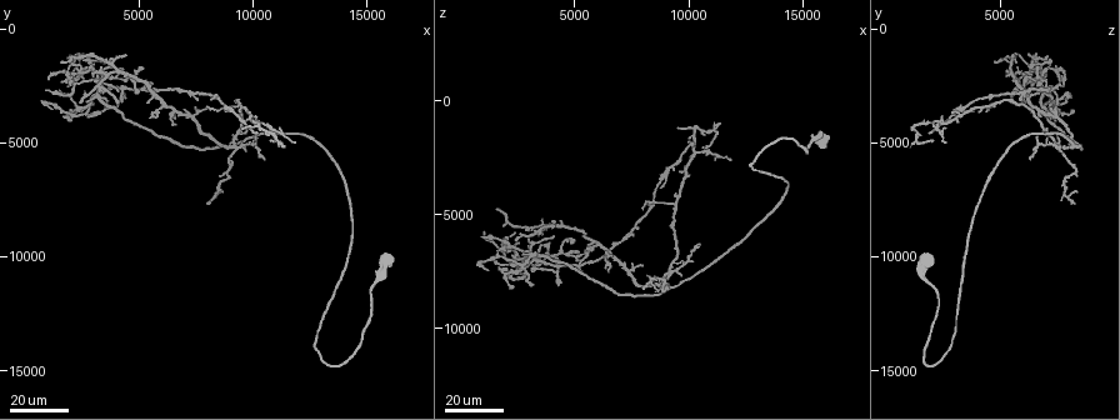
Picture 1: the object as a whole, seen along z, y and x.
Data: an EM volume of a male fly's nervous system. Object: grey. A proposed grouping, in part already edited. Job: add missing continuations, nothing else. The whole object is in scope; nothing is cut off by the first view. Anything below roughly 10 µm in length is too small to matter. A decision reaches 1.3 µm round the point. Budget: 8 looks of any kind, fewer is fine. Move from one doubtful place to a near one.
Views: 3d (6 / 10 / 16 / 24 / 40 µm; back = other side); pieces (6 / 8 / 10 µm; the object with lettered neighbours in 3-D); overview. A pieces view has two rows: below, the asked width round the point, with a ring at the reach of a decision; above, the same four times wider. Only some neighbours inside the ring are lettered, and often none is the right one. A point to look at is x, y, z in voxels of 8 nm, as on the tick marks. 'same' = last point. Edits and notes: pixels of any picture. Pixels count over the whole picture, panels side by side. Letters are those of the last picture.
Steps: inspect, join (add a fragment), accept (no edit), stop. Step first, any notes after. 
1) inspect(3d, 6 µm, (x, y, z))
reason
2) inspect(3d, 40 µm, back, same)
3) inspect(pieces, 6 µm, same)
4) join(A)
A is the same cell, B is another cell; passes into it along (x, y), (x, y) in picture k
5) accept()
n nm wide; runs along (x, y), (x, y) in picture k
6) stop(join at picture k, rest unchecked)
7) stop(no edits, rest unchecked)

inspect(3d, 16 µm, (10800, 4800, 2100))
an open end

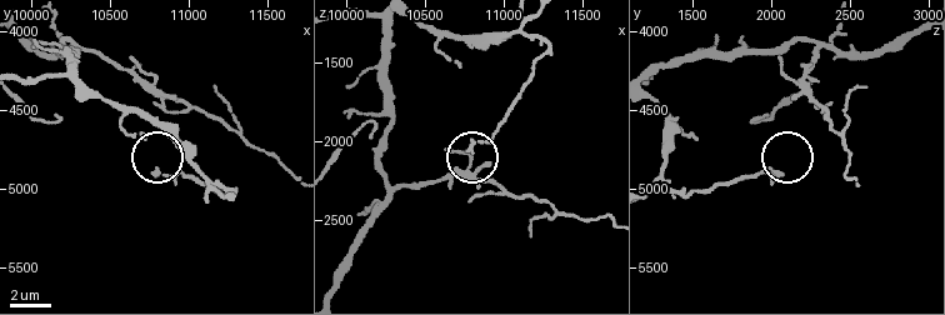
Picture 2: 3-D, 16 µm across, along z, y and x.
inspect(pieces, 8 µm, (10760, 4900, 2060))
see the neighbours

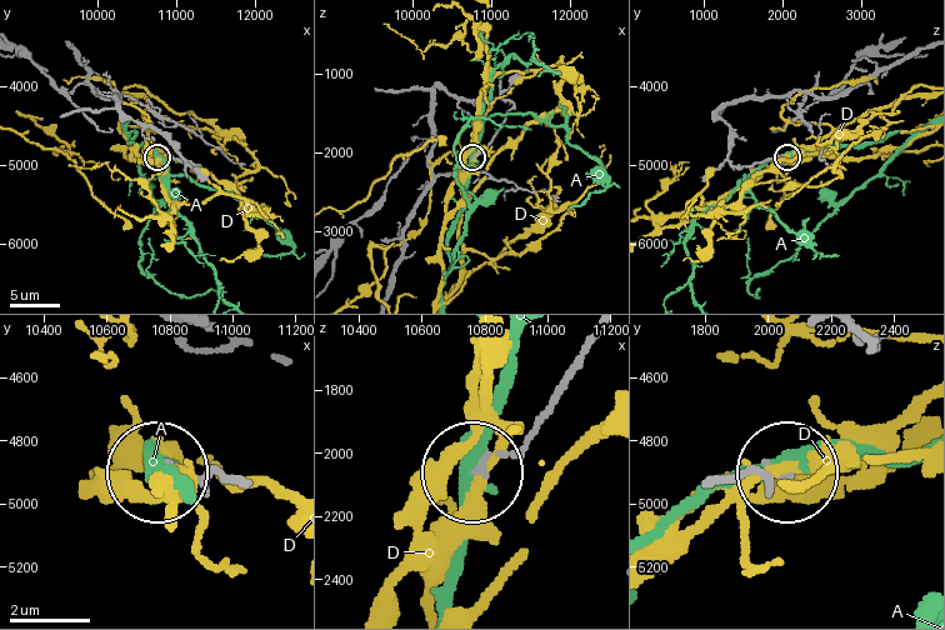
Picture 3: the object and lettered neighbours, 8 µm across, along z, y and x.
accept()
A and D are other cells; none of them fits

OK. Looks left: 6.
inspect(3d, 16 µm, (11300, 5200, 1000))
an open end

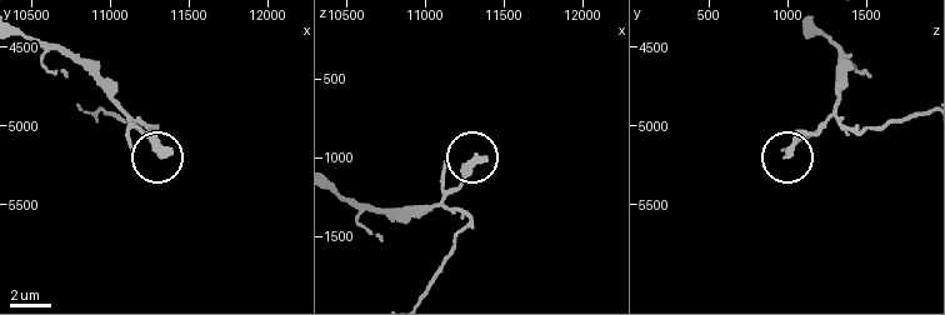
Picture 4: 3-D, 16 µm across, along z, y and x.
inspect(pieces, 10 µm, (11360, 5160, 1020))
what lies round it

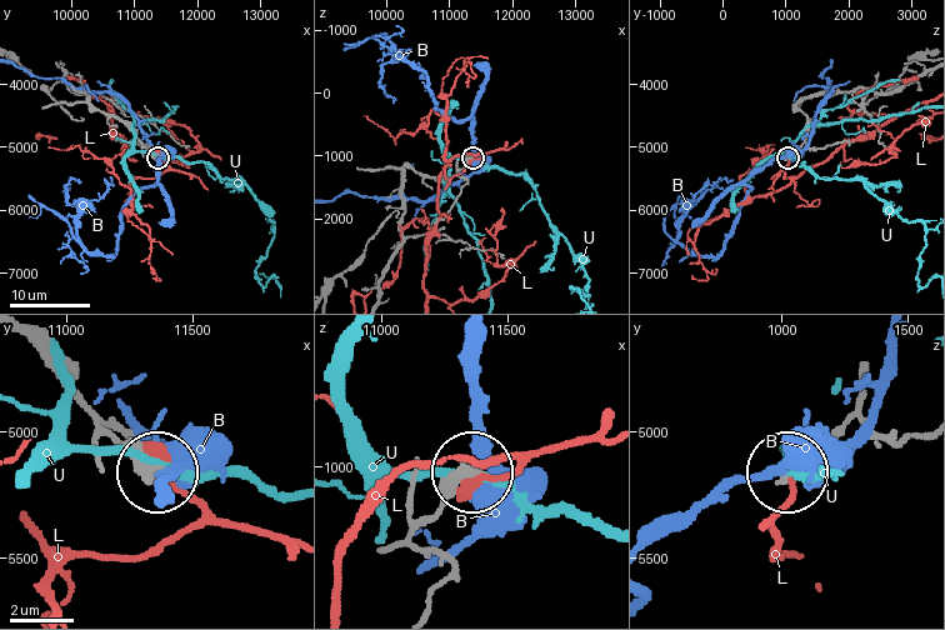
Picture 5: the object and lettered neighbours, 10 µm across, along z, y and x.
accept()
B, L and U are other cells; runs along (858, 408), (788, 470) in picture 5; none of them fits

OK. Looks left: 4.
inspect(3d, 16 µm, (9600, 4300, 1200))
an open end

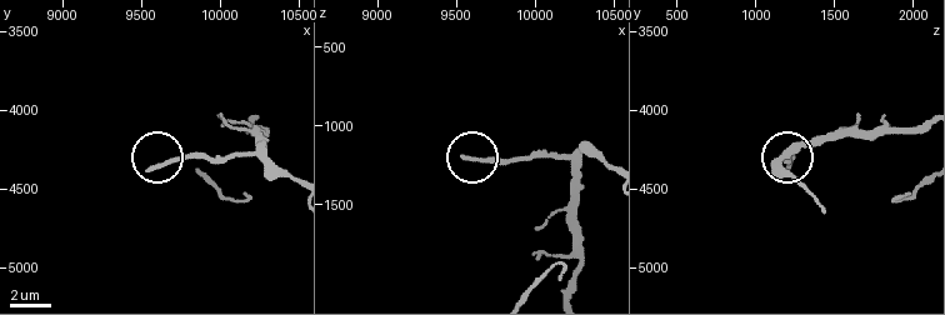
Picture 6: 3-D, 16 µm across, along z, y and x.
inspect(pieces, 8 µm, (9560, 4400, 1200))
see the neighbours

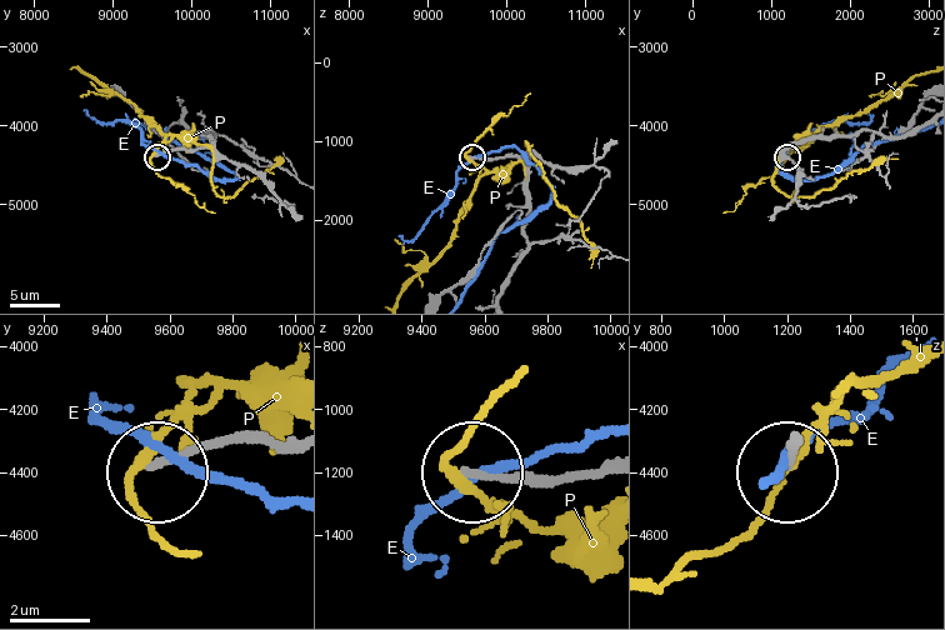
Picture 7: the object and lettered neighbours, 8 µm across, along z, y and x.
accept()
190 nm wide; E and P are other cells; runs along (289, 440), (209, 440), (161, 466) in picture 7; no lettered fragment goes on from it

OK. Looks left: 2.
inspect(3d, 16 µm, (4400, 1300, 5500))
branch stops here

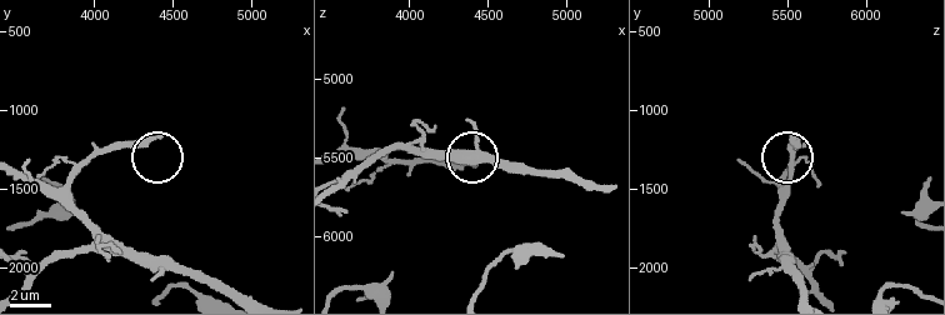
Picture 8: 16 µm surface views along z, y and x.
inspect(pieces, 6 µm, (4420, 1160, 5540))
see the neighbours

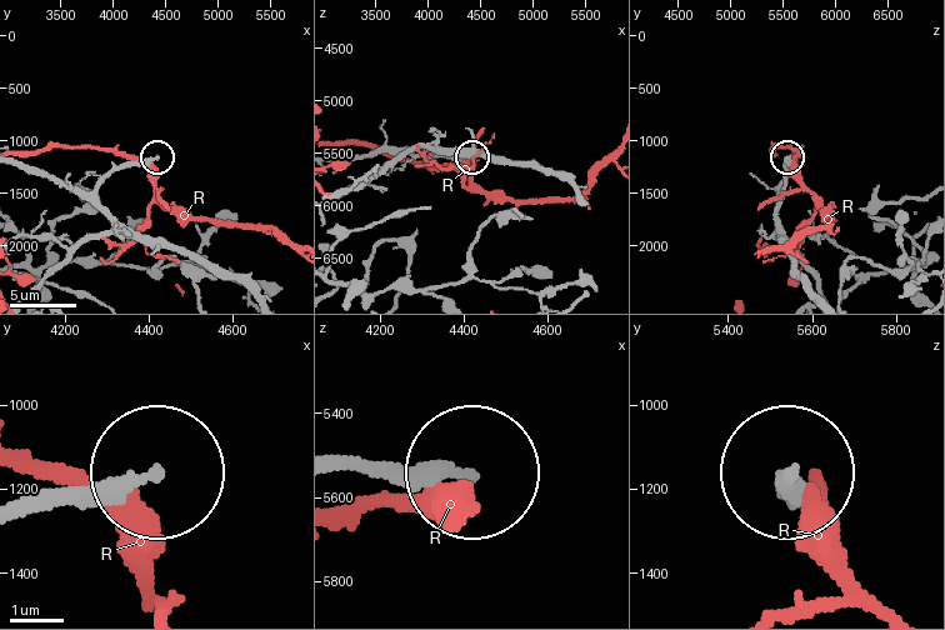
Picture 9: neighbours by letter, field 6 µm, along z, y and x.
accept()
240 nm wide; R is another cell; runs along (219, 278), (139, 243), (100, 204), (109, 174), (155, 159) in picture 9; no lettered fragment goes on from it

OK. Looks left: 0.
stop(no edits, rest unchecked)

